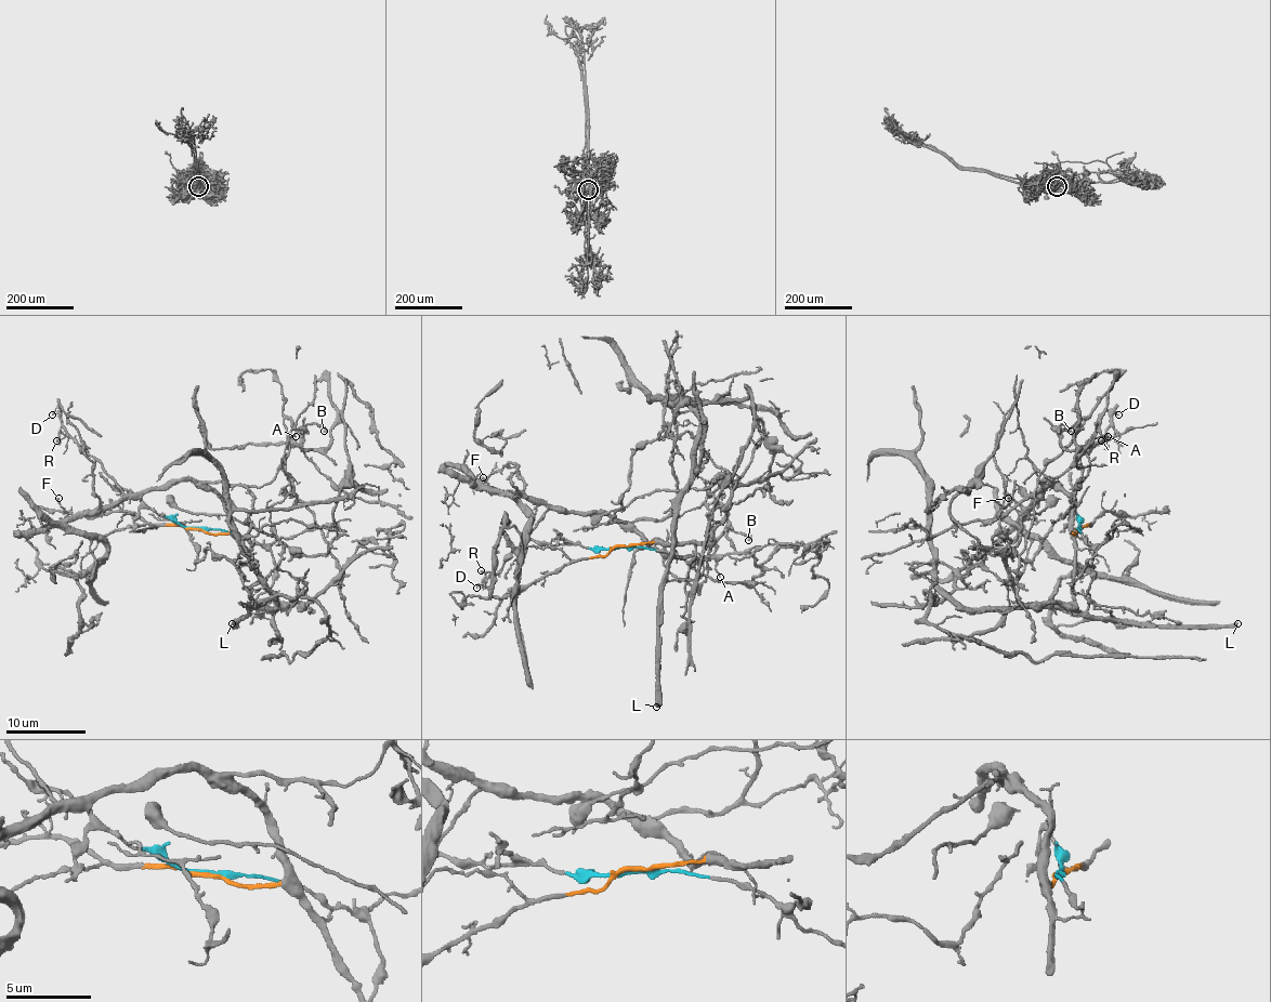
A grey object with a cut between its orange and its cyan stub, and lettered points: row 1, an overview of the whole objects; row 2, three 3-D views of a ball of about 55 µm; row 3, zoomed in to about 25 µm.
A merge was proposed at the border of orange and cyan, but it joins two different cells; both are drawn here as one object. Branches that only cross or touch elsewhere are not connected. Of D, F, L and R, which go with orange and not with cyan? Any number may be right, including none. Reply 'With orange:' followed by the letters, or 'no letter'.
With orange: D, F, R

